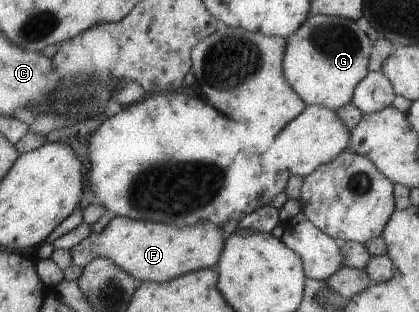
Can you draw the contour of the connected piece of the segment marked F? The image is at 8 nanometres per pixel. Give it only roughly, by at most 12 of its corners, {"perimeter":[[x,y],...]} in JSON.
{"perimeter":[[115,216],[70,251],[107,257],[139,282],[216,269],[207,221],[176,227]]}

